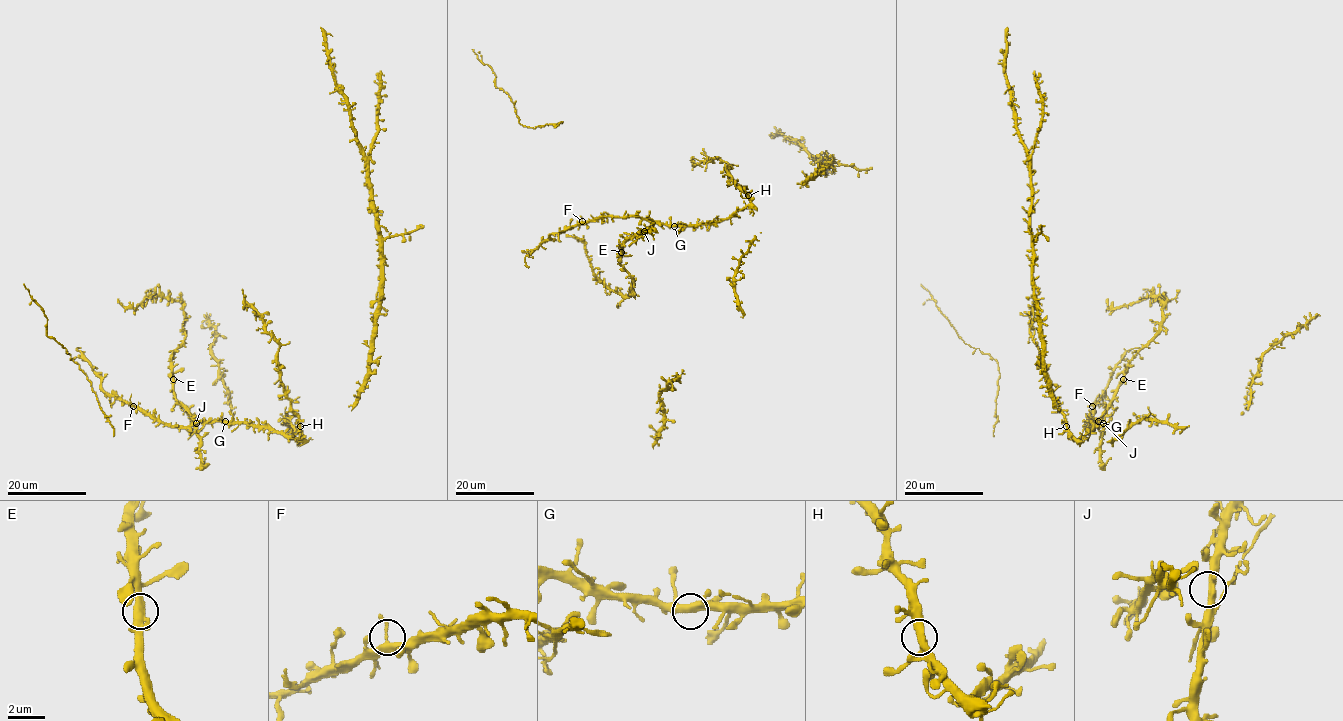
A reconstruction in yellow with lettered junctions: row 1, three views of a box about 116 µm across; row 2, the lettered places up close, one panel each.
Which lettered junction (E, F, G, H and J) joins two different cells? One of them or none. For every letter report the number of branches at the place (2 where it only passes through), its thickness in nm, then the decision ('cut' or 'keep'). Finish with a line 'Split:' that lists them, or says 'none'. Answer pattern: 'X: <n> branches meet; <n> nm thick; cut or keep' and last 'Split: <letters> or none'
E: 3 branches meet; 400 nm thick; keep
F: 3 branches meet; 280 nm thick; keep
G: 3 branches meet; 400 nm thick; keep
H: 3 branches meet; 400 nm thick; keep
J: 3 branches meet; 420 nm thick; keep
Split: none

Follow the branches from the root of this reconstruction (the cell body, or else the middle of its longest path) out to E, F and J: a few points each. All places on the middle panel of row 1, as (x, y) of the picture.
E: (749, 205), (726, 219), (694, 225), (652, 222), (644, 232), (633, 234), (622, 245), (621, 252)
F: (749, 205), (726, 219), (694, 225), (658, 224), (635, 217), (598, 217), (582, 221)
J: (749, 205), (720, 221), (694, 225), (652, 222), (644, 231)

